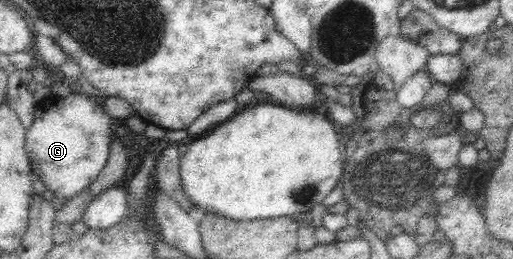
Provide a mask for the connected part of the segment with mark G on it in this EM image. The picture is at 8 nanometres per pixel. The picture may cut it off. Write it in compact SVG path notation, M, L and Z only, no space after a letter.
M87 94L56 97L54 109L51 103L34 110L33 122L25 133L25 149L35 179L43 181L54 197L68 201L96 181L106 165L113 138L111 117L99 98Z

